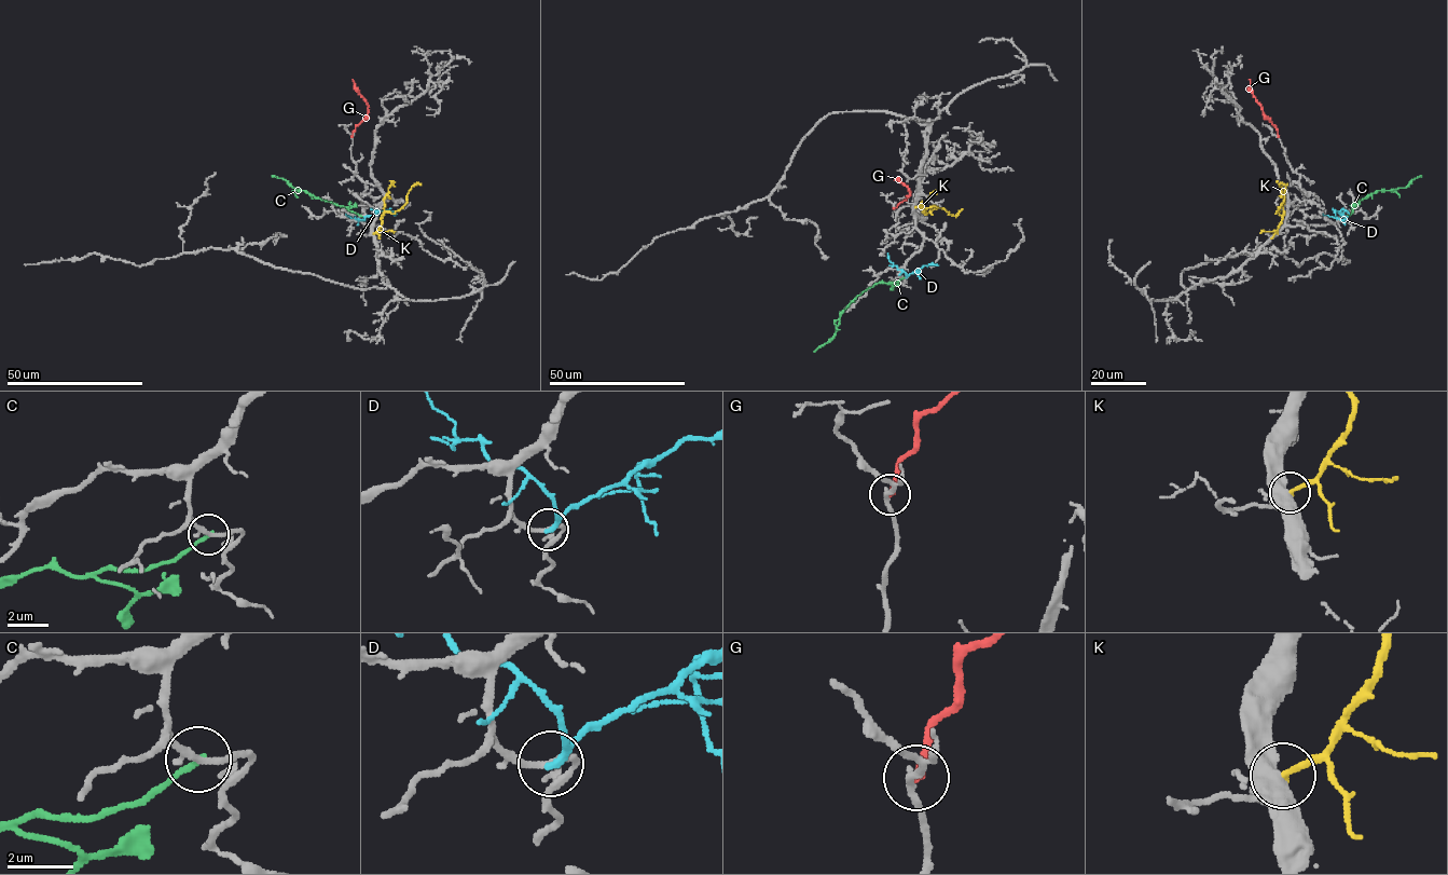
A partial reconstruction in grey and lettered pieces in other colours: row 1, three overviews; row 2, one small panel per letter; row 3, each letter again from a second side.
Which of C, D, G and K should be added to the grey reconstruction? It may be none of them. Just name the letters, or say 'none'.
none

